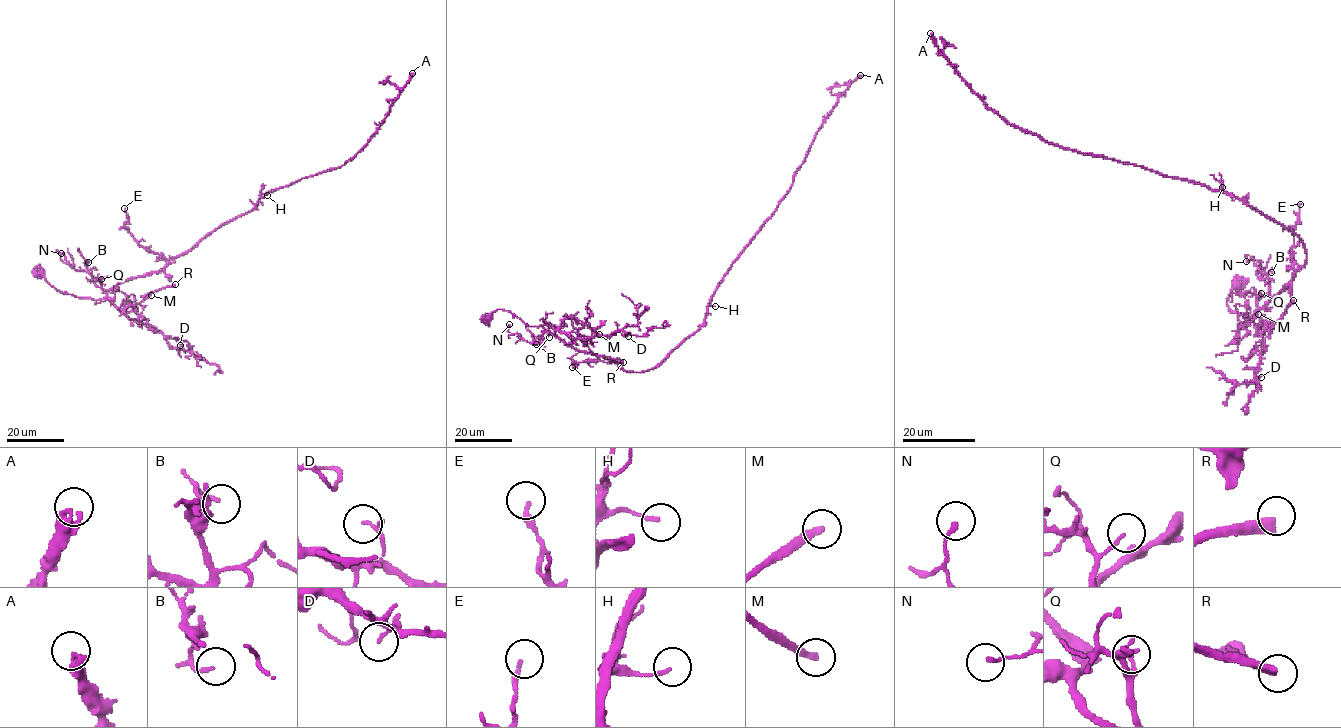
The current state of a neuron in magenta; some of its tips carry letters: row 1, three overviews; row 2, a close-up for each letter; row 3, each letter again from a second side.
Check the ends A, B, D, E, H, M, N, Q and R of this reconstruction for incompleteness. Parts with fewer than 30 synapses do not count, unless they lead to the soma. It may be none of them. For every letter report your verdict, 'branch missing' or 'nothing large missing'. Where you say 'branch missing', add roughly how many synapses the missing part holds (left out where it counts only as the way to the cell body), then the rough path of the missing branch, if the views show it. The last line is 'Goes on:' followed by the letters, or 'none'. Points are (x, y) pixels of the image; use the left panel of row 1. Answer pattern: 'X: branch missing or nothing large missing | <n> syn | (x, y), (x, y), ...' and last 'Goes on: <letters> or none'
A: nothing large missing
B: nothing large missing
D: nothing large missing
E: nothing large missing
H: nothing large missing
M: branch missing | 35 syn | (151, 295), (159, 294), (181, 271), (166, 257), (167, 250)
N: nothing large missing
Q: nothing large missing
R: branch missing | 110 syn | (175, 284), (213, 297), (238, 326), (261, 342), (276, 347)
Goes on: M, R

